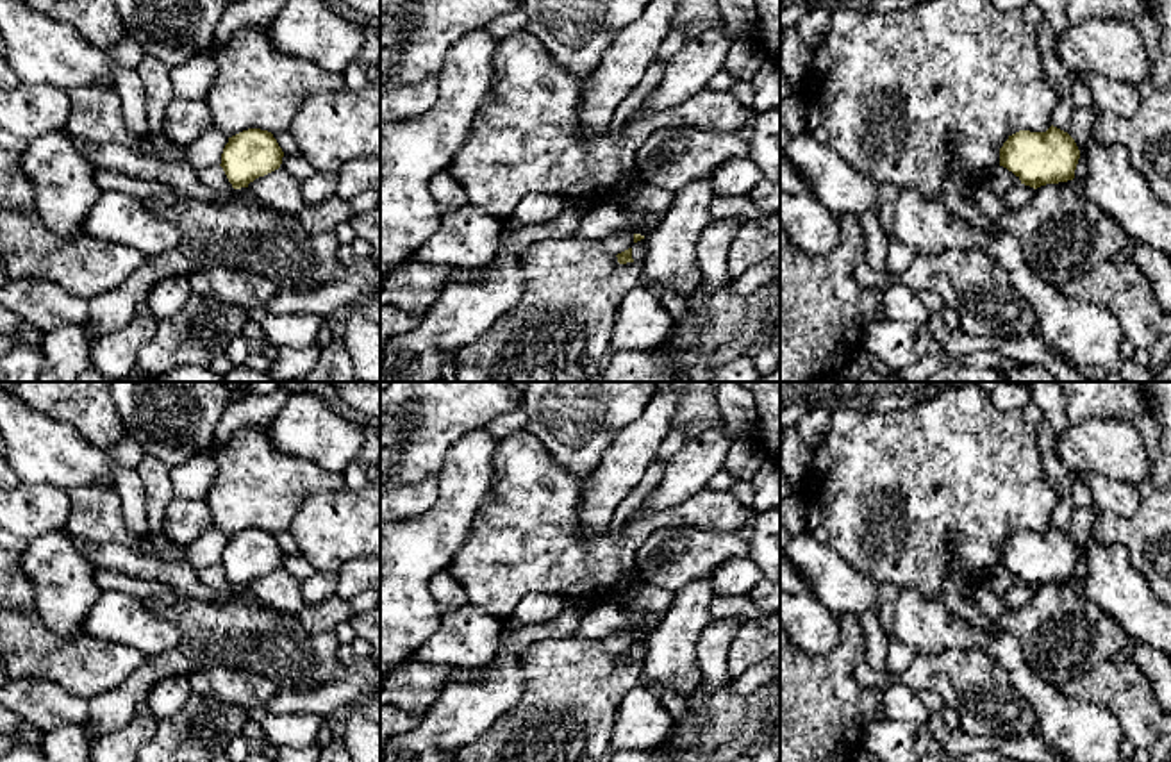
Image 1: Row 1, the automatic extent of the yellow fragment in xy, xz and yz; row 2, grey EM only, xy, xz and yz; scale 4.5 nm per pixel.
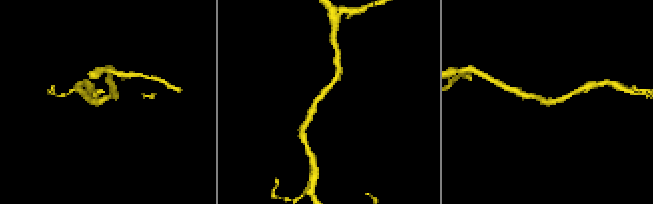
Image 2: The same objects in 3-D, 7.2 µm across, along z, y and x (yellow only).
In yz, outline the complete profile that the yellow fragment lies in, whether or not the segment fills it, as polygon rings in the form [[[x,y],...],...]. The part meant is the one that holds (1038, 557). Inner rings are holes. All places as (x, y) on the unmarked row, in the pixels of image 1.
[[[1053,525],[1046,532],[1019,530],[1000,548],[1000,566],[1034,589],[1073,580],[1078,559],[1075,539]]]

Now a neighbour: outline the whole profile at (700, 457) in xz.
[[[718,428],[684,439],[643,509],[668,509],[707,489],[712,476],[723,469],[730,443],[730,435]]]

